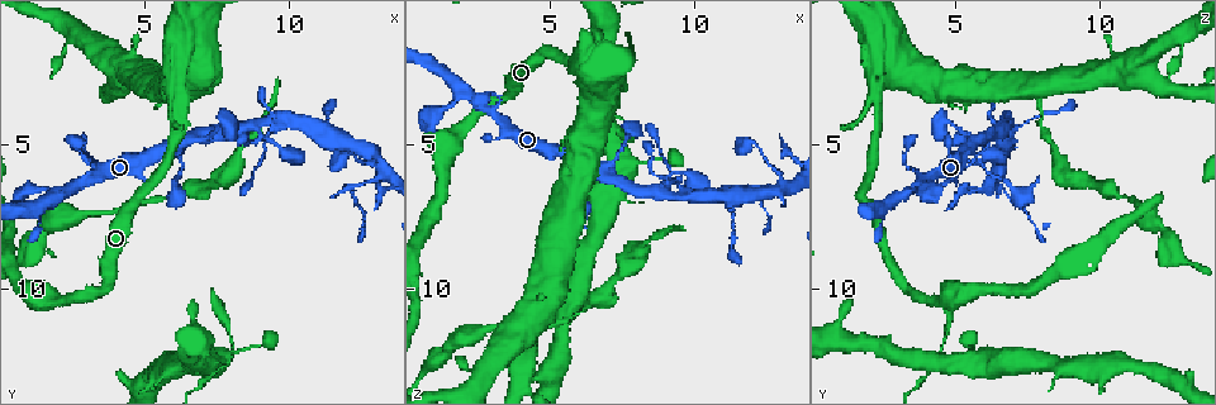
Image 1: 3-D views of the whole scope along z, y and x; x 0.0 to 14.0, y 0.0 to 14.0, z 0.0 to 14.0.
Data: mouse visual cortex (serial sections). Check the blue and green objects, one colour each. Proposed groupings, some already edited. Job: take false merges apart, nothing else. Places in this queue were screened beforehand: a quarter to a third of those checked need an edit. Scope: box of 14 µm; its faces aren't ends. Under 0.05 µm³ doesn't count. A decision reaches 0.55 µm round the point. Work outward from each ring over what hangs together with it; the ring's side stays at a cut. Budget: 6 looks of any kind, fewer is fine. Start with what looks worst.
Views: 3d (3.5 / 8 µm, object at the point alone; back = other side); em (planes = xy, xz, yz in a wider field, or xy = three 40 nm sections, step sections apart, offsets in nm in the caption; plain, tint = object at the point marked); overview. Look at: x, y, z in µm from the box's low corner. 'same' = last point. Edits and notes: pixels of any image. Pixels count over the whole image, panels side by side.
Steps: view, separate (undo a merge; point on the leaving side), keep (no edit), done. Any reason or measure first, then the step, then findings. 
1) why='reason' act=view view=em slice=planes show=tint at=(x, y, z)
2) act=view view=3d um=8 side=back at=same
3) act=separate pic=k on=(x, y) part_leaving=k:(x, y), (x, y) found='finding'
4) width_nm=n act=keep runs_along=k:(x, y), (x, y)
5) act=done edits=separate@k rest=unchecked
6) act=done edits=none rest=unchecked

why='thin neck' act=view view=3d um=3.5 at=(9.0, 4.6, 6.3)

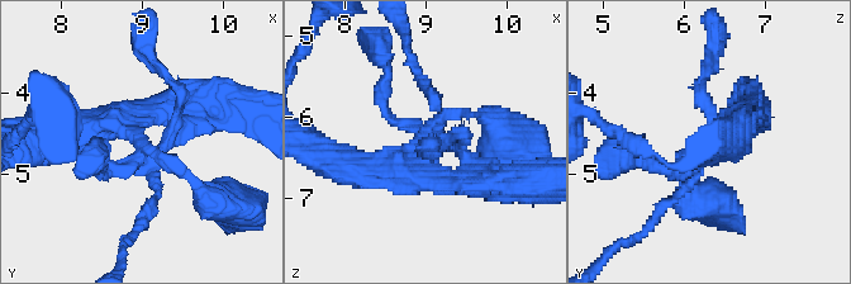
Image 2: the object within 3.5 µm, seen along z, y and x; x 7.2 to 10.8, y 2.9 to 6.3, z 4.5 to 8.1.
why='shape alone is not enough' act=view view=em slice=xy step=3 show=tint at=(9.00, 4.65, 6.20)

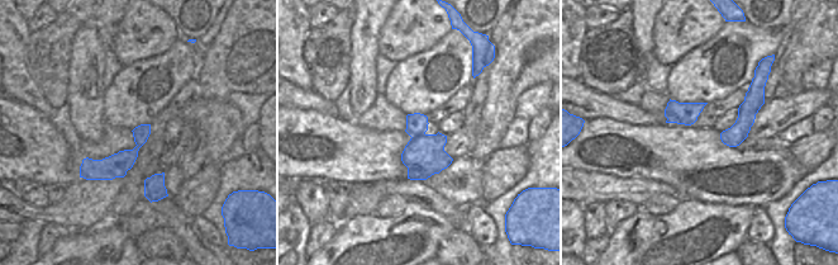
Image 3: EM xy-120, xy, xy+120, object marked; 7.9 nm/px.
act=keep runs_along=3:(147, 127), (122, 162), (84, 170) found='continuous, no second cell'

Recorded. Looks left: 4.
why='branch point' act=view view=3d um=3.5 at=(11.3, 4.5, 7.1)

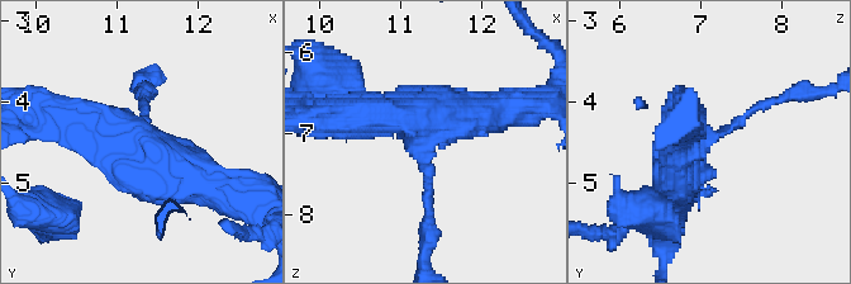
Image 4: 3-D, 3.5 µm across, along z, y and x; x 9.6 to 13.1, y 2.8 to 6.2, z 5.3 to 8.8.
arms=3 arm_widths_nm=150,500,500 why='now the EM' act=view view=em slice=xy step=2 show=tint at=(11.30, 4.45, 7.10)

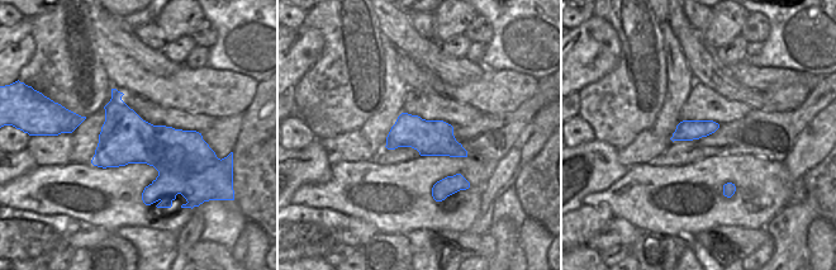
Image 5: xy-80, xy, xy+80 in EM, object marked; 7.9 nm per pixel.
act=keep runs_along=4:(56, 117), (99, 124), (212, 184) found='continuous, no second cell'

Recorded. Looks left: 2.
why='thin neck' act=view view=3d um=8 at=(12.6, 6.2, 6.5)

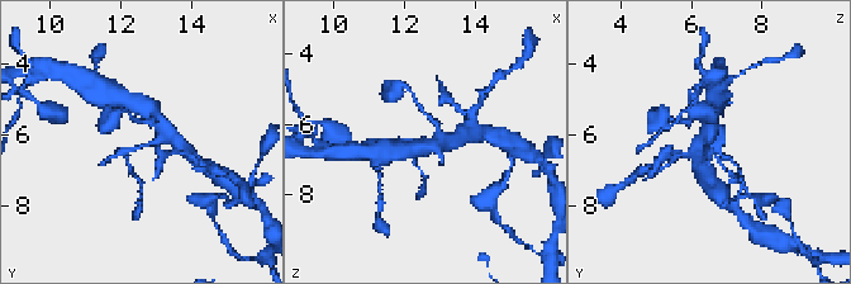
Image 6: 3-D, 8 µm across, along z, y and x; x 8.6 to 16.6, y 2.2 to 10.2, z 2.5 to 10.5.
act=view view=em slice=planes show=tint at=(12.7, 6.3, 6.5)

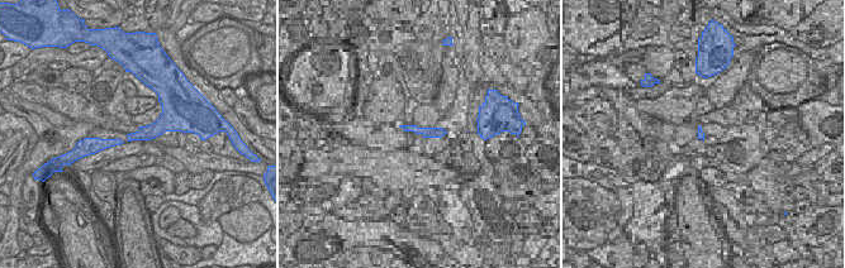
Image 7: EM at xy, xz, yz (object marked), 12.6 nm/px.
act=separate pic=6 on=(119, 151) part_leaving=6:(141, 146), (124, 152), (134, 176) found='two cells meet here'

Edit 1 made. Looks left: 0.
act=done edits=separate@6 rest=unchecked

